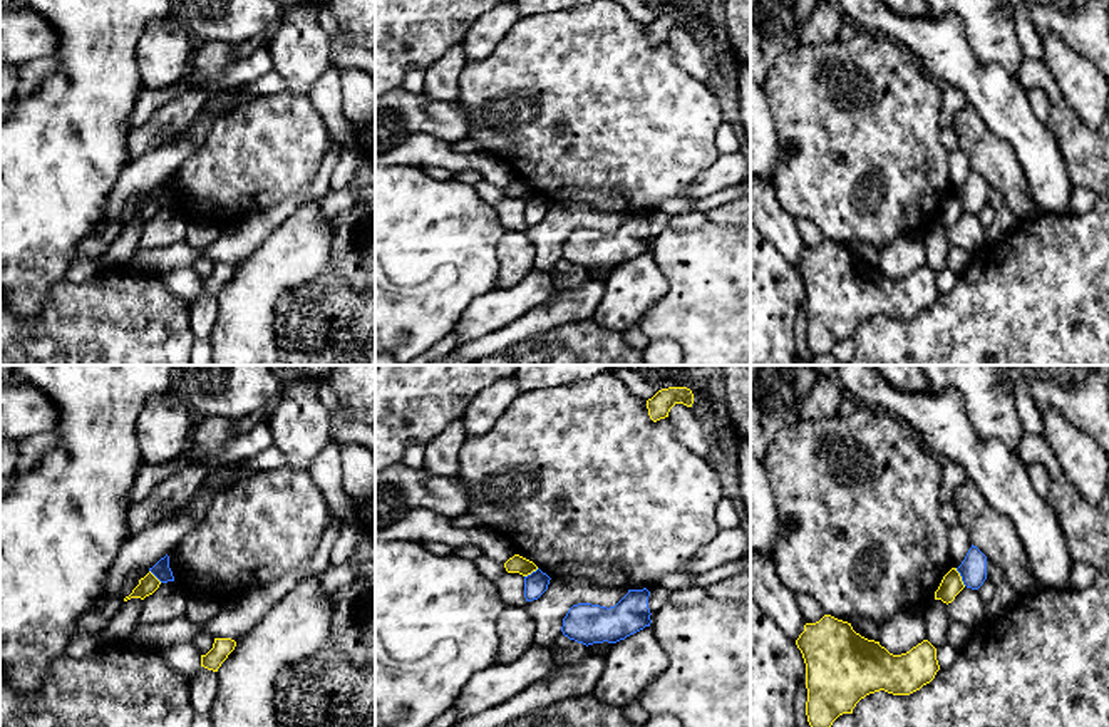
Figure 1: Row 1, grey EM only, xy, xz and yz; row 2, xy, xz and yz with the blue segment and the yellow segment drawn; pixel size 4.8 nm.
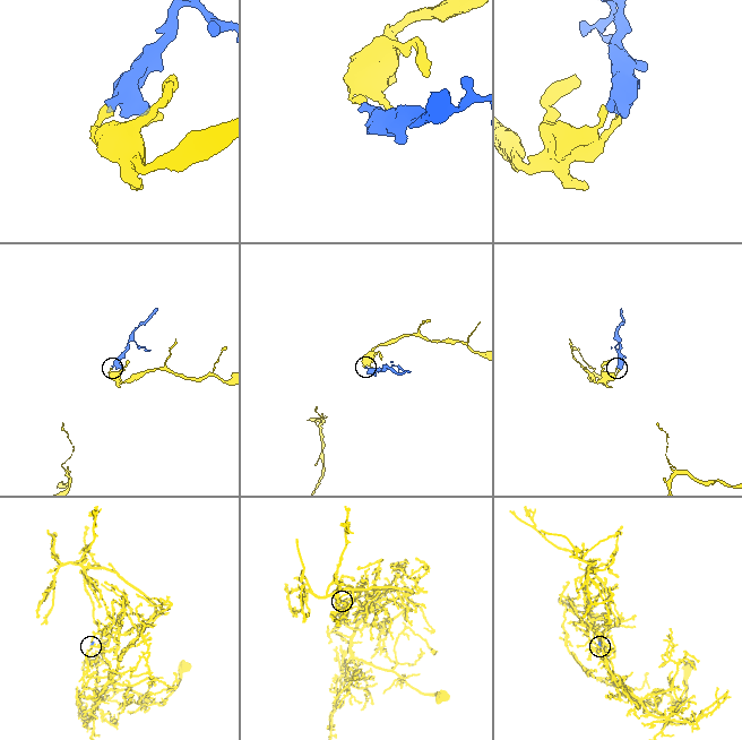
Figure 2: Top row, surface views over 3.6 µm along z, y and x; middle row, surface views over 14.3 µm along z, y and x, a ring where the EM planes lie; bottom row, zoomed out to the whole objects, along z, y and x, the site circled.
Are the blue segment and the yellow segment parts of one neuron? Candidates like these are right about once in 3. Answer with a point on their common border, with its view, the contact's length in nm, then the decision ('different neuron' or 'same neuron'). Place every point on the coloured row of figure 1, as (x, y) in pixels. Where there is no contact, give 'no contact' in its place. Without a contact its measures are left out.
yz (960, 575) | 100 nm | different neuron

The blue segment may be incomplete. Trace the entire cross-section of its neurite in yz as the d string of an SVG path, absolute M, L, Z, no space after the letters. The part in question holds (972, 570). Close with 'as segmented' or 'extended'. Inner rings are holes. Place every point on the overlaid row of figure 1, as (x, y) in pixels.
M972 544L957 571L967 588L978 590L987 580L987 556Z | as segmented

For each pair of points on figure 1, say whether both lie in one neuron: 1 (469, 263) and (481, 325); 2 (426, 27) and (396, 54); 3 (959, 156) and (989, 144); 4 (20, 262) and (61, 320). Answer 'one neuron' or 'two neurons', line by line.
1: two neurons
2: one neuron
3: two neurons
4: two neurons

